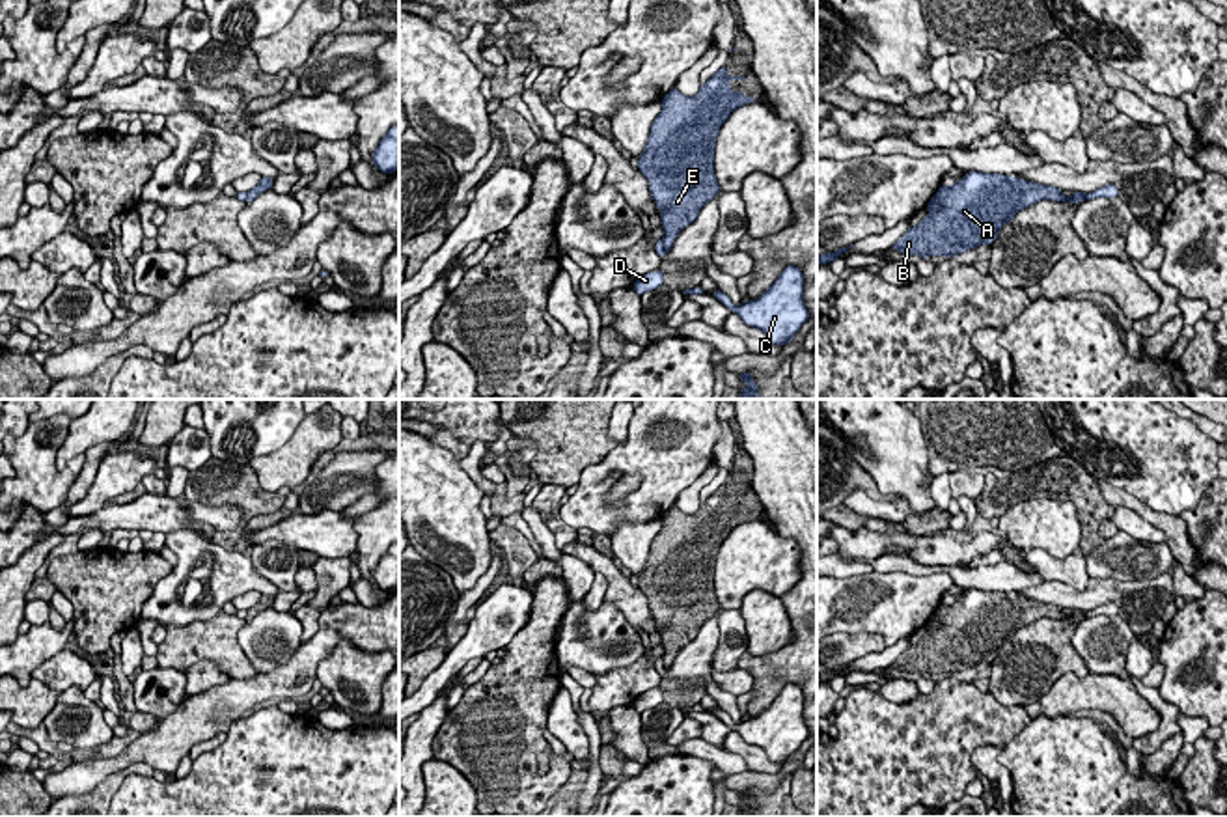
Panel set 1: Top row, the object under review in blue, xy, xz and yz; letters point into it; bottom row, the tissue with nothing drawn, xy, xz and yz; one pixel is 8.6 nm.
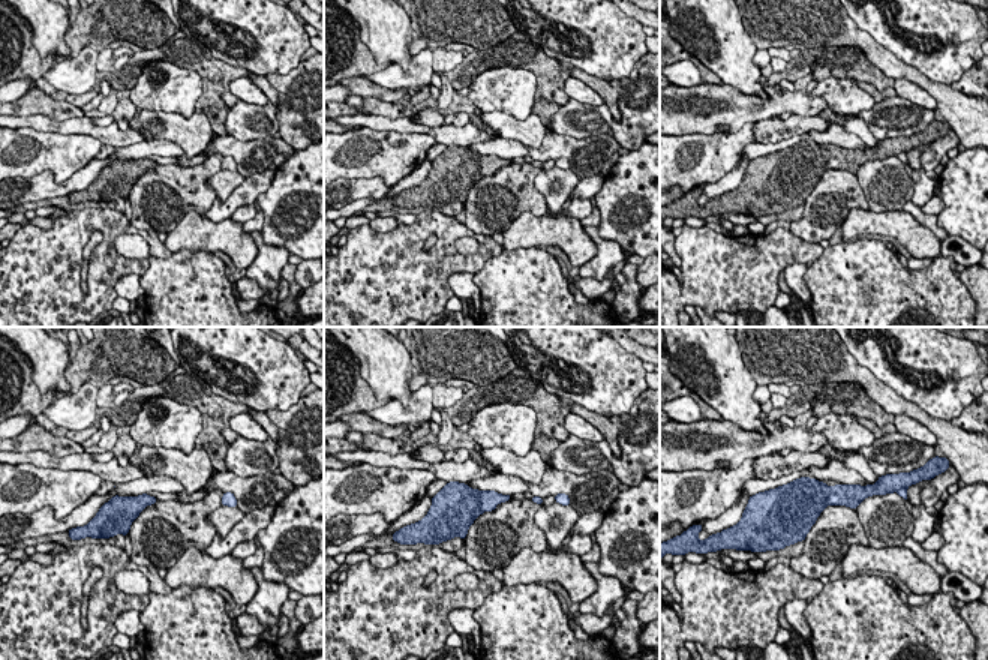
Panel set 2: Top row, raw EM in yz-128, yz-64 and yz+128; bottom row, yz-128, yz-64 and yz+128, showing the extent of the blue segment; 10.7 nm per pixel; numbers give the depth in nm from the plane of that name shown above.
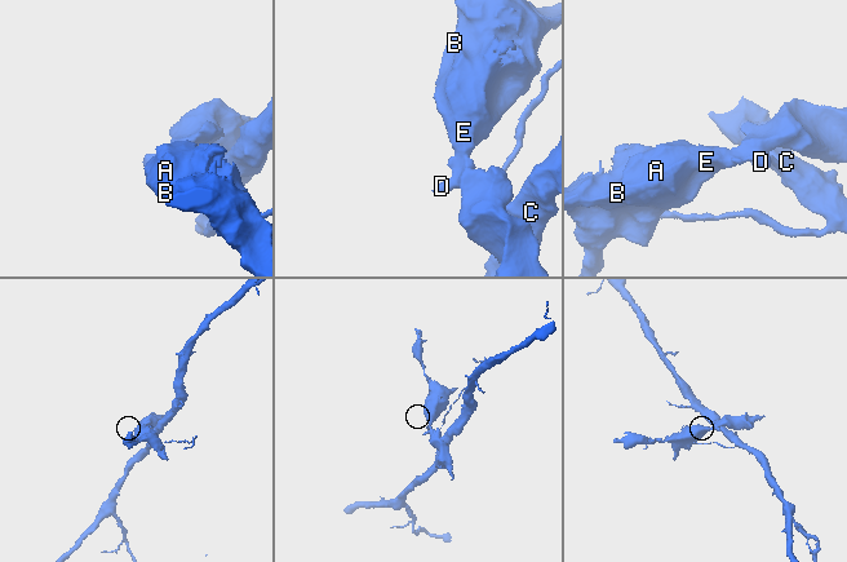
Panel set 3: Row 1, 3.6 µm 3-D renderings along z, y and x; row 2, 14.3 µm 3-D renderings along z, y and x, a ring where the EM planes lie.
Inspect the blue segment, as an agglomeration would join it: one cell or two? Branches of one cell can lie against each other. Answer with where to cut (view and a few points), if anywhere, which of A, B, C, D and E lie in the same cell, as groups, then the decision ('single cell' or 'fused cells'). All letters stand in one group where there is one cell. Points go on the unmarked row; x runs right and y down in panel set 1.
cut yz (1086, 612), (1073, 614); groups A B E / C D; fused cells

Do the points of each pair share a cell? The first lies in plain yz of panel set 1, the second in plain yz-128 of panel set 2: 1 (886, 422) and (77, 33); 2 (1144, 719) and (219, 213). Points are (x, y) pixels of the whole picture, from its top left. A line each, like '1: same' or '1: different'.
1: different
2: different

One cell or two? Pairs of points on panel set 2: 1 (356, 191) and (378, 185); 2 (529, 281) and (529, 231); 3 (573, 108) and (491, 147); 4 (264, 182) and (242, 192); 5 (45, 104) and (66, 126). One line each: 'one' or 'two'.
1: one
2: two
3: two
4: one
5: two

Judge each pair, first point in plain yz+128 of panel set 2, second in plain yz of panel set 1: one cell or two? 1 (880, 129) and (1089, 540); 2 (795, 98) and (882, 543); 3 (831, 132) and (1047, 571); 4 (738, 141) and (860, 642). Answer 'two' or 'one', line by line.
1: two
2: one
3: two
4: two

